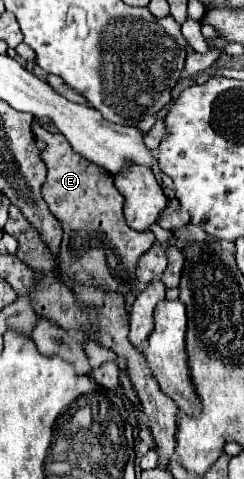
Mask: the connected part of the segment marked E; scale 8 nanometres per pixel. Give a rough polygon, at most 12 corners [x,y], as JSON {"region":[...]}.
{"region":[[48,143],[42,197],[64,229],[68,287],[136,291],[154,233],[136,233],[106,169]]}

